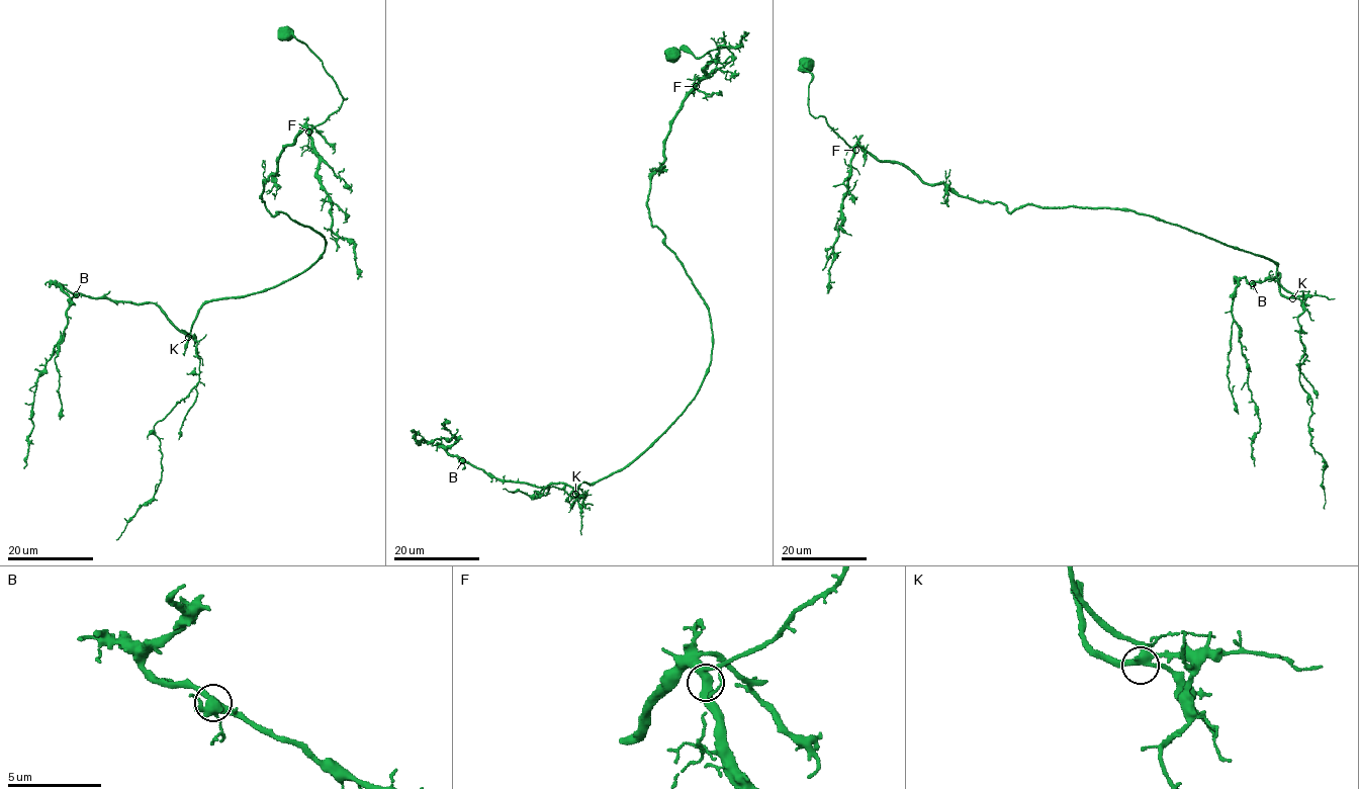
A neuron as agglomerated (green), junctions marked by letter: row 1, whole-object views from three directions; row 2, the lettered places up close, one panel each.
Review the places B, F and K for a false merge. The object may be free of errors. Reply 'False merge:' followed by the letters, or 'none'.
False merge: none

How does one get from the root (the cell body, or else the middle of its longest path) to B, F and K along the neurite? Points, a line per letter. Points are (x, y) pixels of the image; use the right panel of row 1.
B: (806, 64), (809, 112), (849, 146), (1010, 212), (1155, 216), (1272, 260), (1292, 294), (1279, 273), (1252, 283)
F: (806, 64), (800, 65), (812, 75), (809, 112), (816, 117), (824, 116), (830, 127), (855, 150)
K: (806, 64), (809, 112), (846, 145), (928, 184), (1010, 212), (1032, 203), (1155, 216), (1272, 260), (1292, 298)

